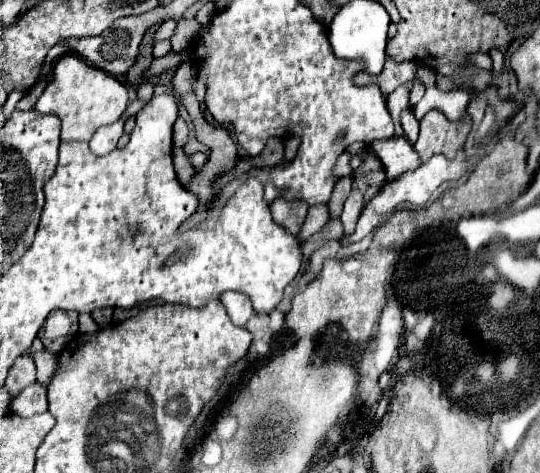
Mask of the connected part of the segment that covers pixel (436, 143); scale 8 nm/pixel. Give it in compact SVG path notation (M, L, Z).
M428 111L420 119L420 137L414 143L414 149L418 149L422 161L428 161L436 153L454 157L464 145L470 125L472 121L468 115L458 121L448 121L440 111Z

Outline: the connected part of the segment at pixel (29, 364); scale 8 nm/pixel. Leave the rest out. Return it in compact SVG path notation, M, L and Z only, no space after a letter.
M24 353L24 355L20 355L14 363L12 363L12 367L10 367L10 371L8 371L8 377L6 377L6 387L8 387L8 391L10 391L10 395L20 395L20 391L24 389L24 387L28 387L28 385L34 383L36 381L36 367L32 359Z

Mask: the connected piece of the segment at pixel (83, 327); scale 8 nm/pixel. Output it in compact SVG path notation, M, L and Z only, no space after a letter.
M80 313L79 314L79 332L81 334L92 334L101 329L91 317L90 314Z

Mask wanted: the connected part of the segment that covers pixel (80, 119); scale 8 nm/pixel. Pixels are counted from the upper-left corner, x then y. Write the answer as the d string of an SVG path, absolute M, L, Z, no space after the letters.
M64 55L56 67L50 85L36 101L36 111L54 113L62 121L62 141L90 141L92 133L120 119L126 111L128 103L128 87L122 85L116 77L86 65L76 55Z

